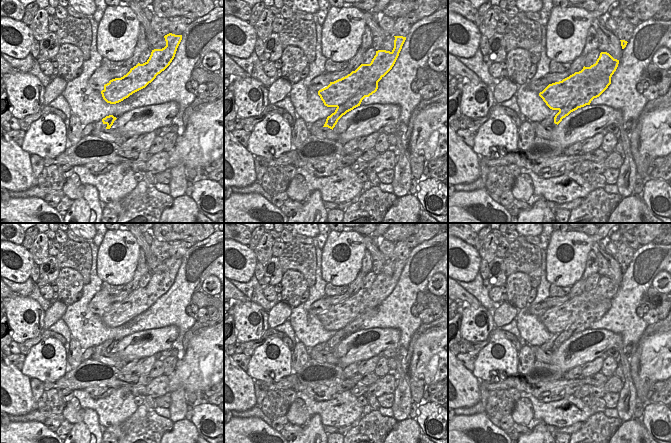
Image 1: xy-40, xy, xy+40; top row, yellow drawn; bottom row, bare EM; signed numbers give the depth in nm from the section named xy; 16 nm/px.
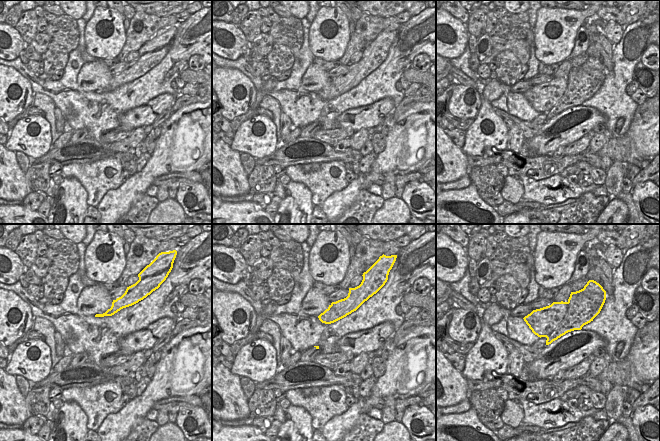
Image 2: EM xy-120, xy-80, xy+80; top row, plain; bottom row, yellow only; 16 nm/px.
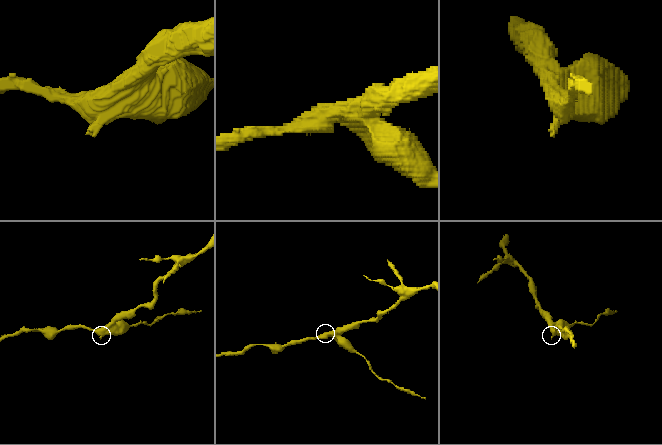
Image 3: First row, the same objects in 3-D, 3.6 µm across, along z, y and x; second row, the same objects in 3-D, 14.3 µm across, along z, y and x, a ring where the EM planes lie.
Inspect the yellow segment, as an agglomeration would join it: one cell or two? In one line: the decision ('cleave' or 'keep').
cleave

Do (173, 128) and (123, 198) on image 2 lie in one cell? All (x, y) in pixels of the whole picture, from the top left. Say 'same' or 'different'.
same

